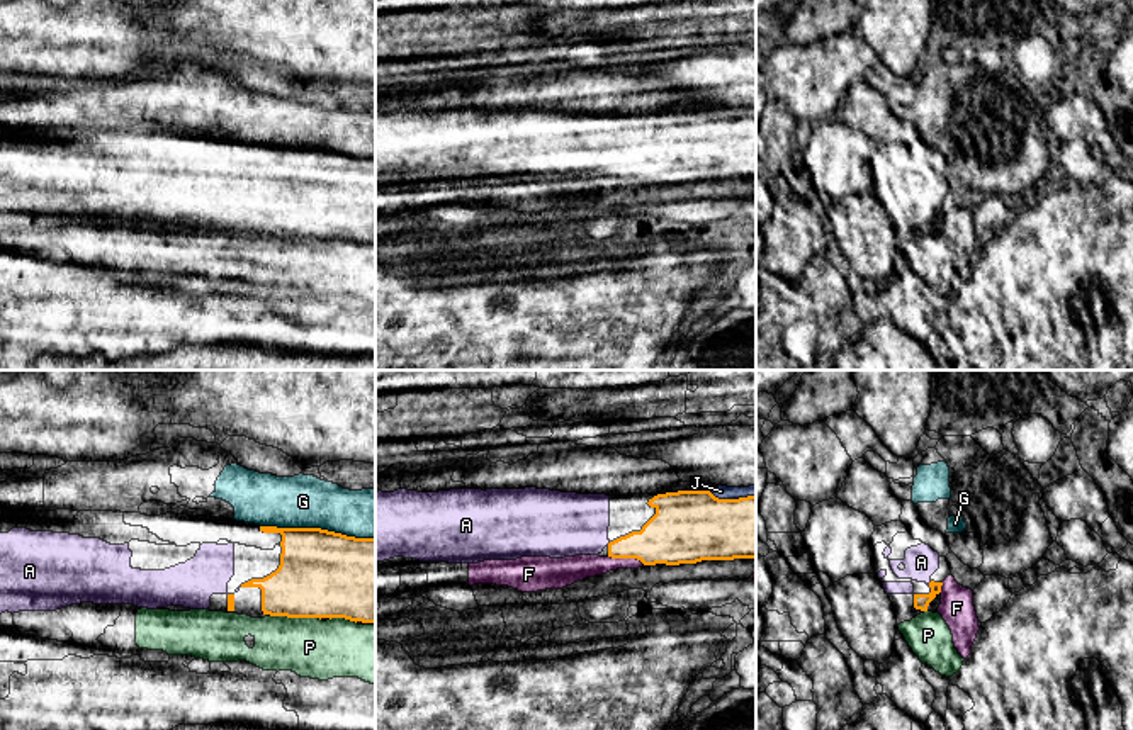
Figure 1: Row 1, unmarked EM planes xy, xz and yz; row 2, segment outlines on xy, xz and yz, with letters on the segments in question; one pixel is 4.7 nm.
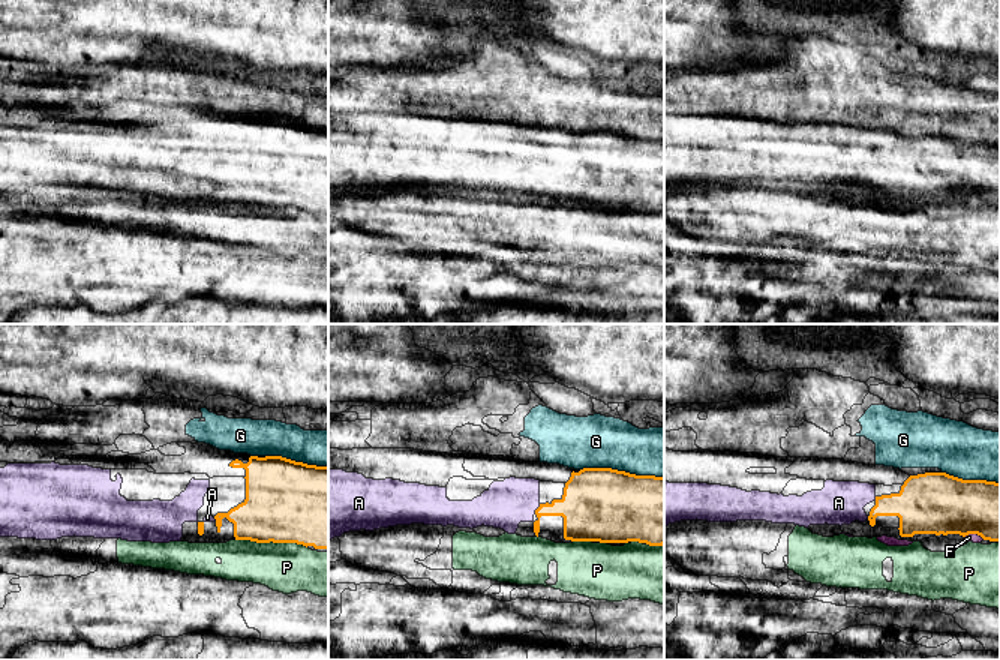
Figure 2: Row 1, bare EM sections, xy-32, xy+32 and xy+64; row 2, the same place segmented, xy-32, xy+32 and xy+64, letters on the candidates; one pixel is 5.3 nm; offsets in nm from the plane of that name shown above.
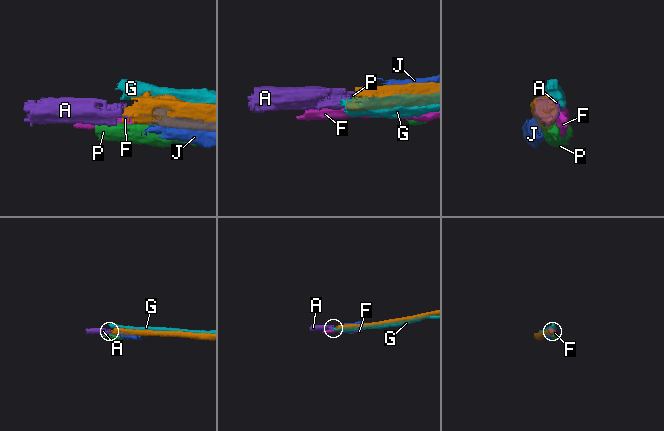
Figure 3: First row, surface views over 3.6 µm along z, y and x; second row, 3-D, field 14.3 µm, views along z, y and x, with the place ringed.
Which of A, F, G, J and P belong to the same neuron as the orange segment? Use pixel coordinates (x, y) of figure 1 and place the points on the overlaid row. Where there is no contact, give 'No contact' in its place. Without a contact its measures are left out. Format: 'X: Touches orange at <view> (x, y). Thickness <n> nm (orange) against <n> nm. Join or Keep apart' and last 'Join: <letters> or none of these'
A: Touches orange at xz (608, 544). Thickness 220 nm (orange) against 300 nm. Join
F: Touches orange at xz (627, 557). Thickness 280 nm (orange) against 120 nm. Keep apart
G: Touches orange at xy (318, 528). Thickness 420 nm (orange) against 260 nm. Keep apart
J: Touches orange at xz (732, 499). Thickness 340 nm (orange) against 60 nm. Keep apart
P: Touches orange at xy (296, 617). Thickness 420 nm (orange) against 280 nm. Keep apart
Join: A

